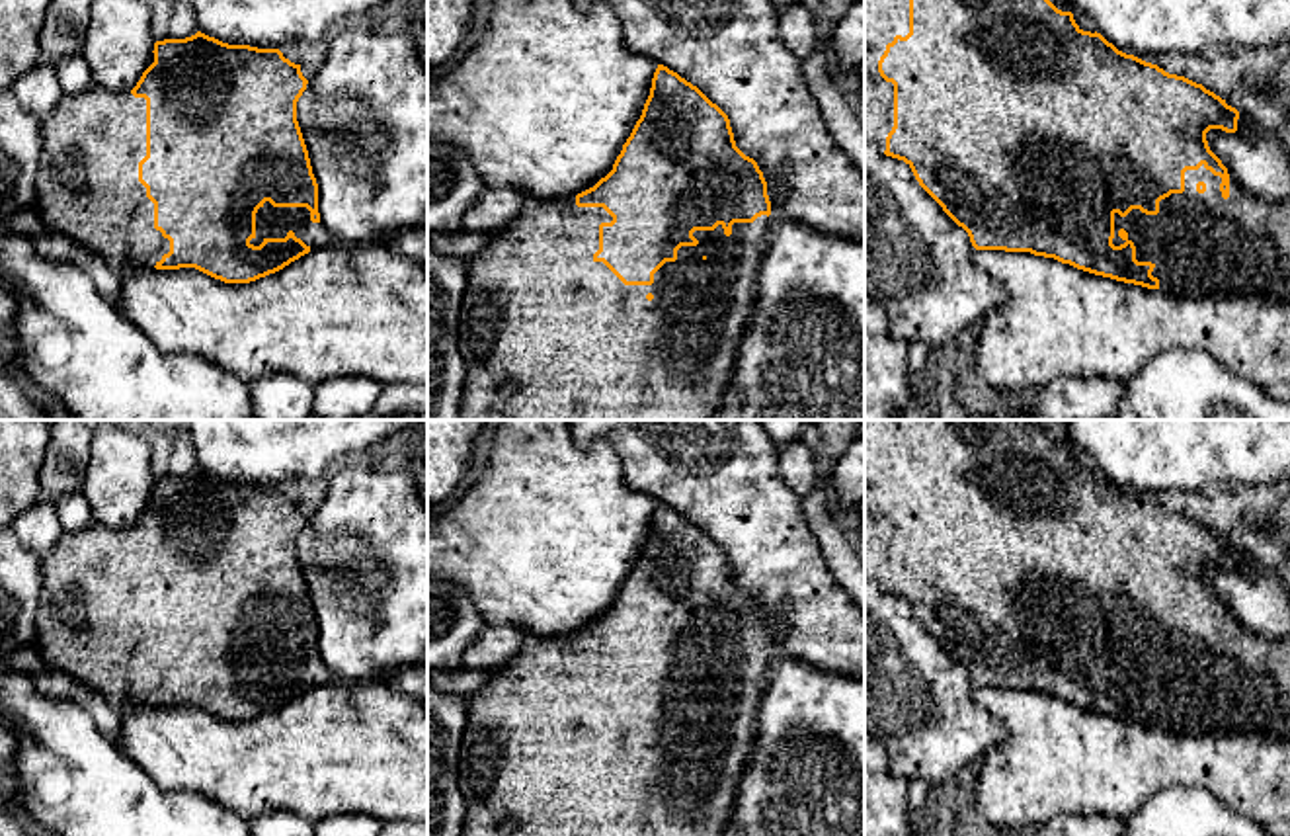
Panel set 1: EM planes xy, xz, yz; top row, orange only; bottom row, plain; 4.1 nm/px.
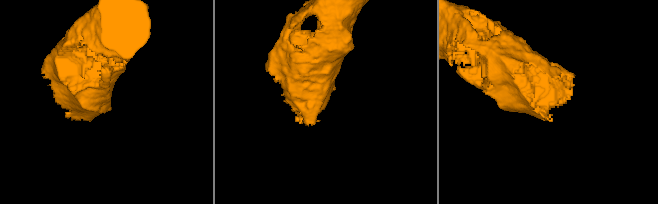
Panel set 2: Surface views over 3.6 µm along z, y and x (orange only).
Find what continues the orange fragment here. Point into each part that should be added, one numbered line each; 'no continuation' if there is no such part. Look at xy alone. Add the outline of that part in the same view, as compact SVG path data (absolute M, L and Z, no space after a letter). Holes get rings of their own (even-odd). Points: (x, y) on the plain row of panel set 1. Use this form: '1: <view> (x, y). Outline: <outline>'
1: xy (86, 626). Outline: M92 522L80 531L62 531L41 557L41 572L33 648L43 664L86 684L117 713L127 703L154 705L170 690L170 678L154 666L154 641L139 619L139 600L146 594L146 537Z

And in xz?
1: xz (539, 756). Outline: M523 633L521 650L504 668L488 674L486 686L468 699L468 717L461 742L459 785L466 803L461 836L722 836L734 807L736 787L749 754L753 725L763 686L769 674L769 654L753 660L734 660L726 674L722 662L714 668L695 668L697 684L681 684L675 699L665 699L652 723L625 723L603 699L595 699L599 688L599 662L613 654L603 645L578 645L576 633L558 639Z

